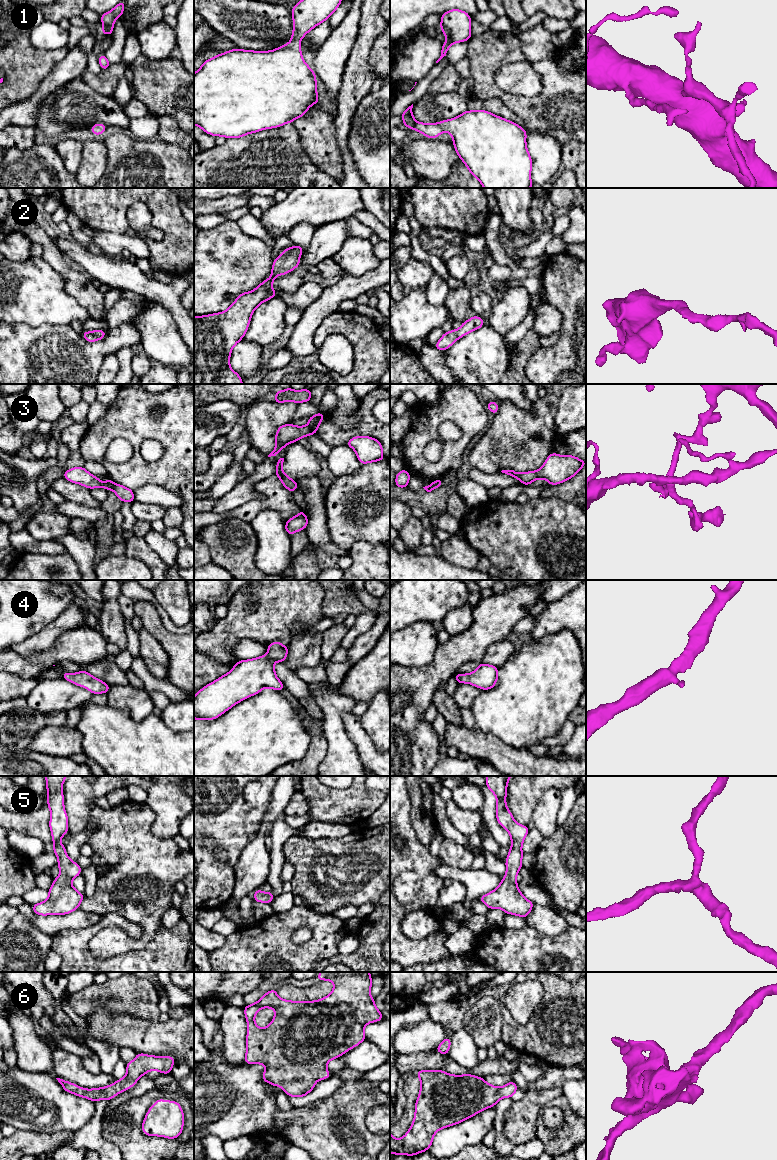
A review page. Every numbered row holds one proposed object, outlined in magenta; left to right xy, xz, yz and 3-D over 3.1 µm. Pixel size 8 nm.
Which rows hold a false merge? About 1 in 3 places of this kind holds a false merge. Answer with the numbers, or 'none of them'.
3

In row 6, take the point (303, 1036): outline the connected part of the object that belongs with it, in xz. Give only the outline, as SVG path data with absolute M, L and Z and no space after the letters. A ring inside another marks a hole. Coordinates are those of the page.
M320 972L317 980L329 980L334 983L332 992L322 999L289 1001L281 999L276 989L272 989L256 1003L244 1007L244 1015L247 1019L247 1050L244 1063L264 1064L266 1069L262 1075L263 1081L273 1086L280 1086L290 1097L305 1097L314 1089L318 1080L330 1078L331 1074L326 1069L327 1063L365 1041L365 1026L383 1019L382 1013L375 1006L375 999L370 996L372 976L369 972ZM261 1008L275 1010L275 1016L266 1028L259 1028L254 1020Z

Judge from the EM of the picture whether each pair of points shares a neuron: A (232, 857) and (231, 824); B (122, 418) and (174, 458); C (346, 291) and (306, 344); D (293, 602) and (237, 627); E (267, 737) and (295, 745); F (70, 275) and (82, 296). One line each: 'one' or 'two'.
A: one
B: one
C: one
D: one
E: one
F: one

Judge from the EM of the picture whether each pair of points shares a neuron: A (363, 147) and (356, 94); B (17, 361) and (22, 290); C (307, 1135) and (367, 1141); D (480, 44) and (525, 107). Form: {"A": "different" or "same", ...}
{"A": "different", "B": "different", "C": "same", "D": "same"}

